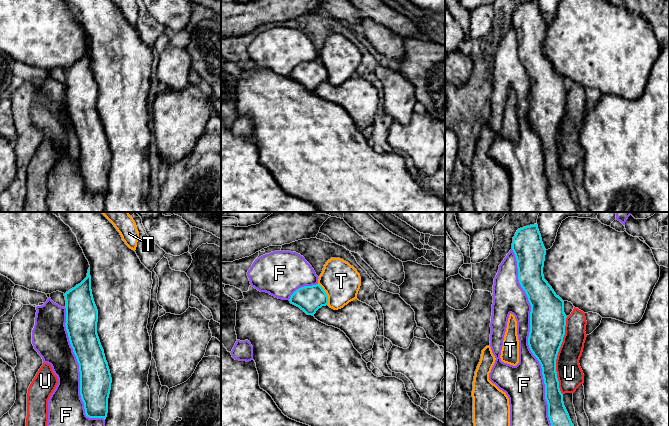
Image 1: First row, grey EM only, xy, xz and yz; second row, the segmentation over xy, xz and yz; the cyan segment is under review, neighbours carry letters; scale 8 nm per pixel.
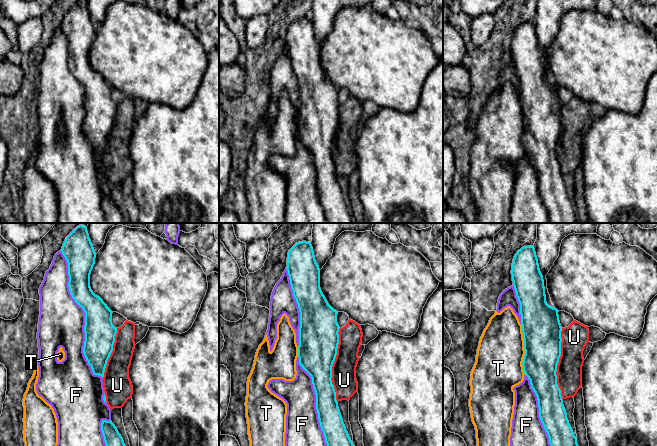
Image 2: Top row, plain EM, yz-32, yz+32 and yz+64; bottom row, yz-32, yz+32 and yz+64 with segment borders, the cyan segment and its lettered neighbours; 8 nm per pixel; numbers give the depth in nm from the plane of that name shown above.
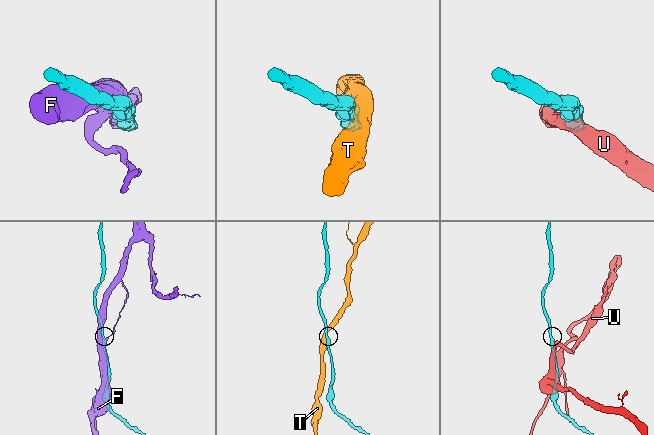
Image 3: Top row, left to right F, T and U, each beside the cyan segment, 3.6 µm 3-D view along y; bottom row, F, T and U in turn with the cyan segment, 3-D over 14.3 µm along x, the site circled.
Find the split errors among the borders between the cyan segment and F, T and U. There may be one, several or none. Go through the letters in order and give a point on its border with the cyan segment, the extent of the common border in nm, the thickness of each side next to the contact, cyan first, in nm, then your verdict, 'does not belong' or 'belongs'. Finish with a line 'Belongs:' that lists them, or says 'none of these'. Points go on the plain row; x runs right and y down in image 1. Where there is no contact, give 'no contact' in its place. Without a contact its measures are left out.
F: contact yz (528, 118); length 1550 nm; calibres 280 and 220 nm; does not belong
T: contact xz (326, 70); length 190 nm; calibres 200 and 300 nm; does not belong
U: contact yz (557, 130); length 650 nm; calibres 280 and 200 nm; does not belong
Belongs: none of these

